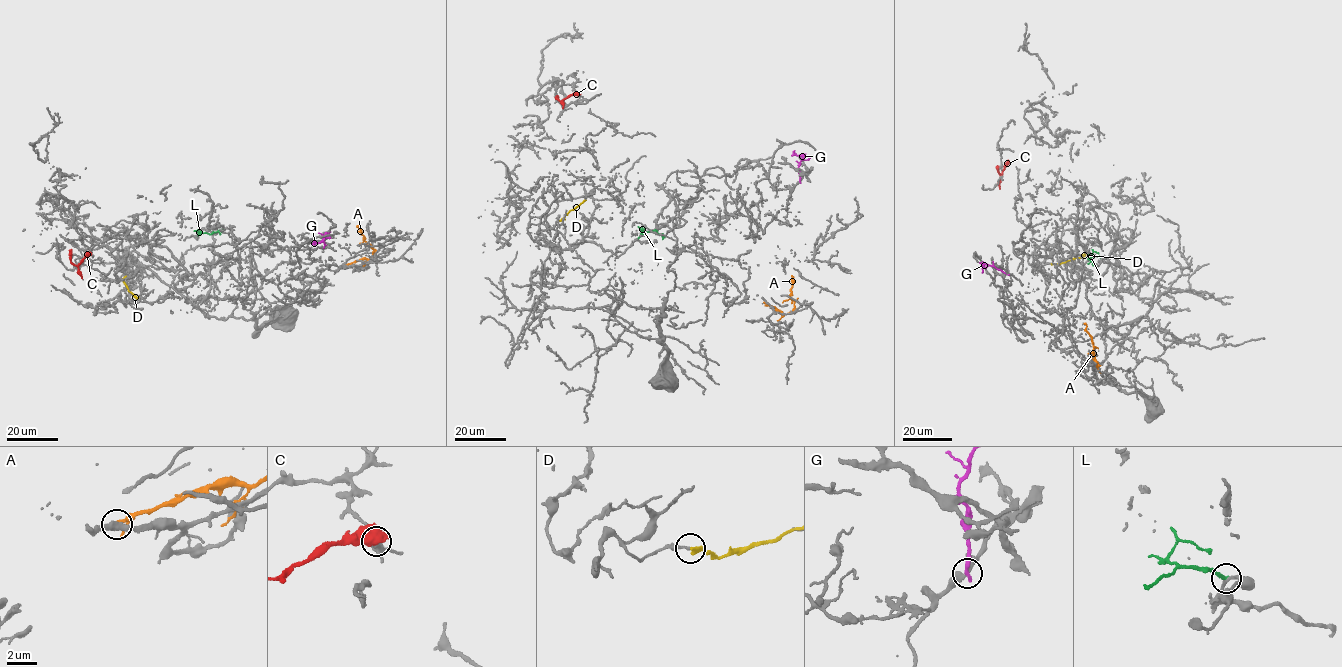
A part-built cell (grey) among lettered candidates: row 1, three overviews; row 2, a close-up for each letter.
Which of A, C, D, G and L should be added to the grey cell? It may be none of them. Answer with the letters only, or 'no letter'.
D

